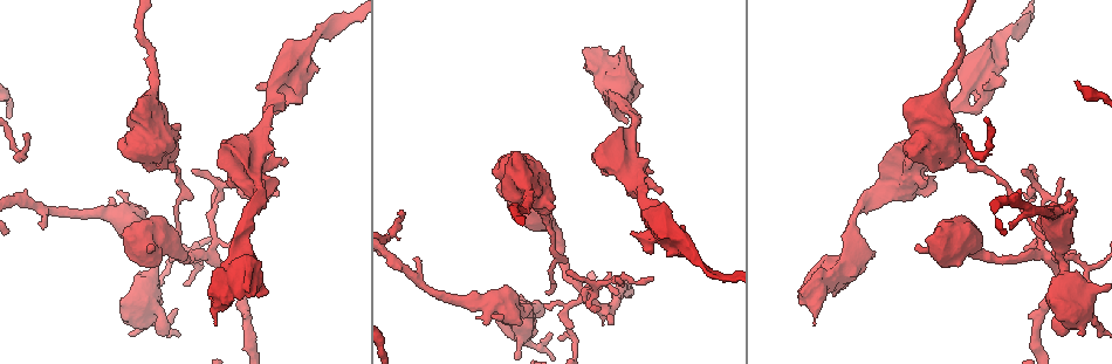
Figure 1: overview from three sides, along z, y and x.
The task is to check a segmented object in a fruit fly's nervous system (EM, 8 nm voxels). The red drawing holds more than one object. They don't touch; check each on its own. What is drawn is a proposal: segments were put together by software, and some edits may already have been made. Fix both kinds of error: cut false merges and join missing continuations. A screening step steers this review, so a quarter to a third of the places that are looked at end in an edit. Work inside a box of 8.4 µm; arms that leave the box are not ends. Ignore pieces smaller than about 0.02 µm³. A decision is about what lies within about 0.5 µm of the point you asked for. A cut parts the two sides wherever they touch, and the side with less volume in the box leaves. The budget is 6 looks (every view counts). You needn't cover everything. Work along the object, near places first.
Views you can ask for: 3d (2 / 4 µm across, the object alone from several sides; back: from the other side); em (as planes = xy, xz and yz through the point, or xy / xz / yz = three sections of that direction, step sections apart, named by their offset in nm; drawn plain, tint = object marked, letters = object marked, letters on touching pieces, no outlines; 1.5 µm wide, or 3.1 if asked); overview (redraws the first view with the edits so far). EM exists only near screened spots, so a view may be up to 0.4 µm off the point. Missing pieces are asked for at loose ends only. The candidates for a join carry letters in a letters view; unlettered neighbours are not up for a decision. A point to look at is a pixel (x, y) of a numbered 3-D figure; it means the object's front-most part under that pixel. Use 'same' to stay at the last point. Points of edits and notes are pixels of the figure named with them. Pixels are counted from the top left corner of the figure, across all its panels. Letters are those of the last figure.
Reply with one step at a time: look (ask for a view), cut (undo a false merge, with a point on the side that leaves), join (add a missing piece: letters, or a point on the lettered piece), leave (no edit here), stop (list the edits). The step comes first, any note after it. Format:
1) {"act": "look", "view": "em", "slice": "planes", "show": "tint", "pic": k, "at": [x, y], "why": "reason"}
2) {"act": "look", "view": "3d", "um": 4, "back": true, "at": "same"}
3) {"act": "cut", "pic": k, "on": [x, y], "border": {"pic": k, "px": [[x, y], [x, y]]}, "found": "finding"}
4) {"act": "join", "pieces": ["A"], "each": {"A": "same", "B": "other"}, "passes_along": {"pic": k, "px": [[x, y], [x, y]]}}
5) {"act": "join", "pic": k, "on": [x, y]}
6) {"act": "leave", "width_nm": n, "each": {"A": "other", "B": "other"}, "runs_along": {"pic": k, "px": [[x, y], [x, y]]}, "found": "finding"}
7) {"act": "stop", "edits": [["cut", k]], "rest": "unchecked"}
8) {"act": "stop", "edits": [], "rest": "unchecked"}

{"act": "look", "view": "em", "slice": "xz", "step": 8, "show": "letters", "pic": 1, "at": [269, 191], "why": "an open end"}

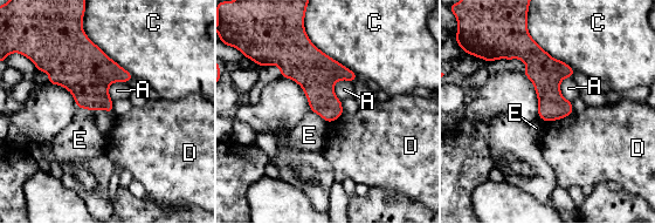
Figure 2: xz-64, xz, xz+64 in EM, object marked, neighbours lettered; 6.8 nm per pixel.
{"act": "leave", "width_nm": 220, "each": {"A": "other", "C": "other", "D": "other", "E": "other"}, "runs_along": {"pic": 2, "px": [[523, 19], [522, 45], [560, 115]]}, "found": "no lettered piece goes on from it"}

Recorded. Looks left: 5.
{"act": "look", "view": "3d", "um": 2, "pic": 1, "at": [973, 69], "why": "four or more arms meet"}

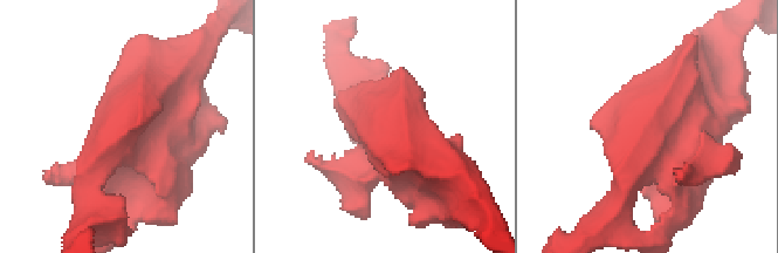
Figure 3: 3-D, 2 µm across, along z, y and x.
{"act": "look", "view": "em", "slice": "xz", "step": 8, "show": "tint", "pic": 3, "at": [124, 128], "why": "now the EM"}

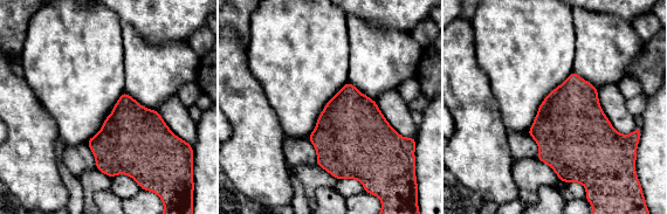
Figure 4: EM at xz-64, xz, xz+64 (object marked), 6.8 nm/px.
{"act": "look", "view": "em", "slice": "planes", "show": "letters", "at": "same"}

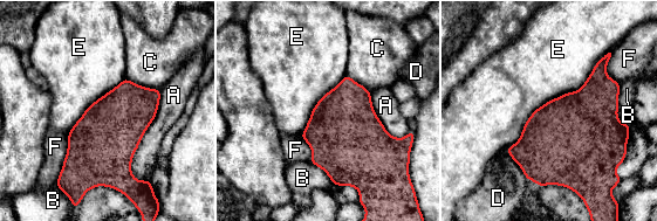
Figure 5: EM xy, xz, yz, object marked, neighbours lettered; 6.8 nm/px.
{"act": "leave", "each": {"A": "other", "B": "other", "C": "other", "D": "other", "E": "other", "F": "other"}, "border": {"pic": 5, "px": [[161, 90], [131, 161], [141, 181]]}, "found": "one cell here"}

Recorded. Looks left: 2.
{"act": "look", "view": "3d", "um": 2, "pic": 1, "at": [559, 243], "why": "sudden change in width"}

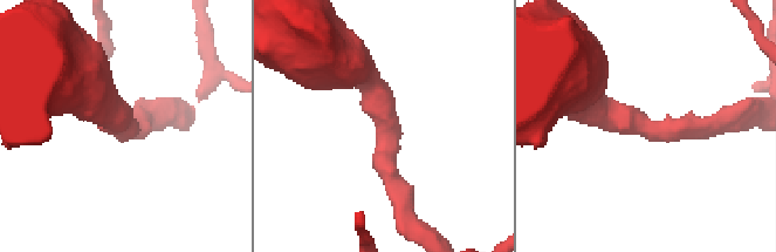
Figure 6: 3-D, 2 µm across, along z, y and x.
{"act": "look", "view": "em", "slice": "planes", "show": "letters", "pic": 6, "at": [640, 119], "why": "shape alone is not enough"}

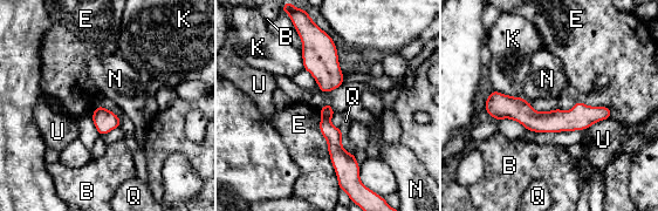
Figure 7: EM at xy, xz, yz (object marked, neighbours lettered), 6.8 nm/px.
{"act": "leave", "each": {"B": "other", "E": "other", "K": "other", "N": "other", "Q": "other", "U": "other"}, "runs_along": {"pic": 7, "px": [[487, 106], [532, 120], [595, 114]]}, "found": "one cell here"}

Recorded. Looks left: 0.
{"act": "stop", "edits": [], "rest": "unchecked"}

